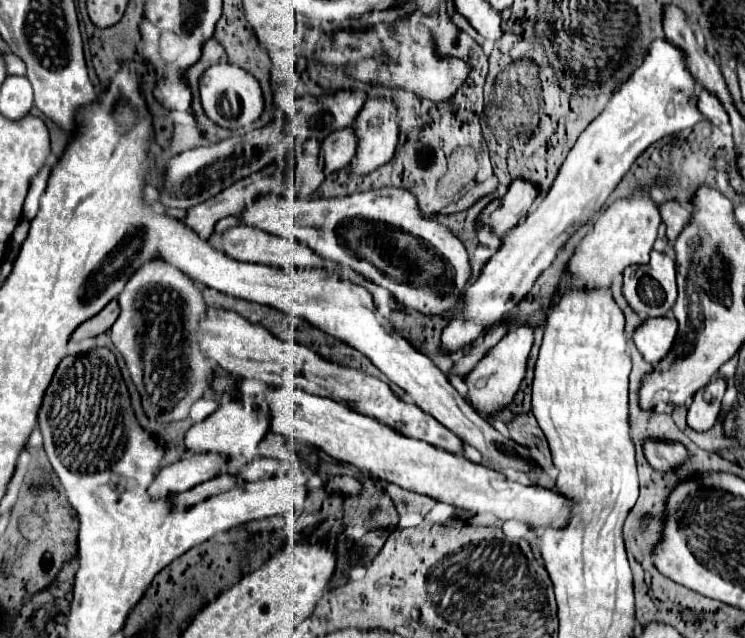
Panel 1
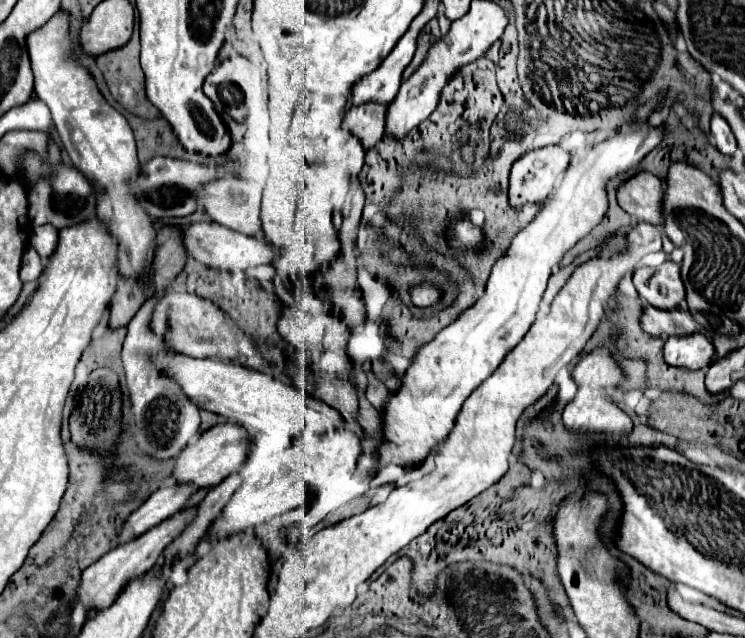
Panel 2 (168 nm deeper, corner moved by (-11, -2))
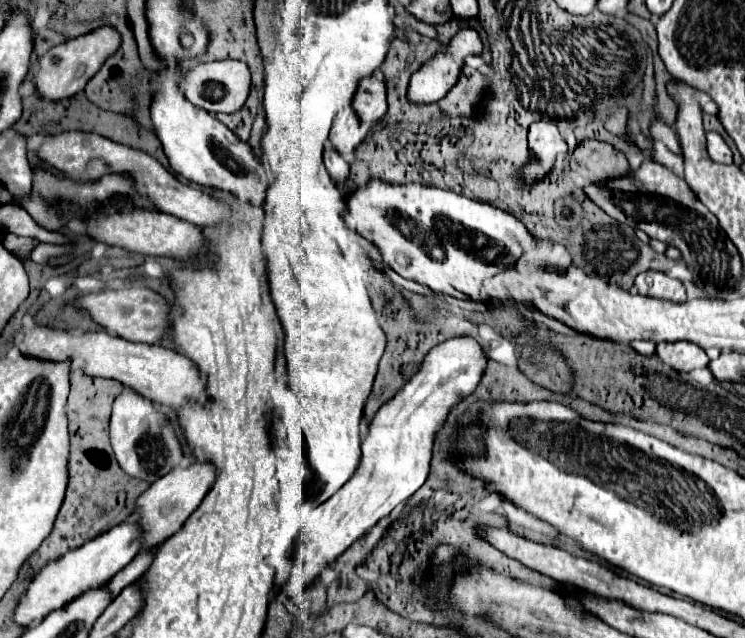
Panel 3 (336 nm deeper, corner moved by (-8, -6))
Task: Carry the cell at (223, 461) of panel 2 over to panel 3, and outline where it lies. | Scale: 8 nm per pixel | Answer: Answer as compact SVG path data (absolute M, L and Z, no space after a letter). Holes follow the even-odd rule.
M191 462L187 468L175 466L165 476L155 480L145 494L139 496L135 510L139 512L139 522L143 524L147 534L143 548L159 546L181 528L181 524L189 518L189 514L197 508L197 504L201 504L205 494L215 484L217 472L219 472L217 466L209 462Z

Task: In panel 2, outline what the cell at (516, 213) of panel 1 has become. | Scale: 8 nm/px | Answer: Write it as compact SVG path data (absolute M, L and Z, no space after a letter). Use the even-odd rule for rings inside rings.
M558 144L522 154L510 168L510 204L522 208L528 202L544 200L556 176L568 168L570 154Z

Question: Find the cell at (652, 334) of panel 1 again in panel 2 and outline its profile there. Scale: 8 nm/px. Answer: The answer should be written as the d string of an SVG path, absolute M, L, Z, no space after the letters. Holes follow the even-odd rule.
M704 332L690 336L672 336L664 344L664 360L670 366L680 366L688 370L702 370L714 360L714 346L708 342Z

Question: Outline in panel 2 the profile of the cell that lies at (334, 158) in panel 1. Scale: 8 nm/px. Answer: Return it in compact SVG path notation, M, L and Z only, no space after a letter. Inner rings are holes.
M366 102L366 104L360 104L360 106L352 108L352 112L346 114L344 124L362 142L362 146L368 150L384 134L386 112L388 112L388 104Z

